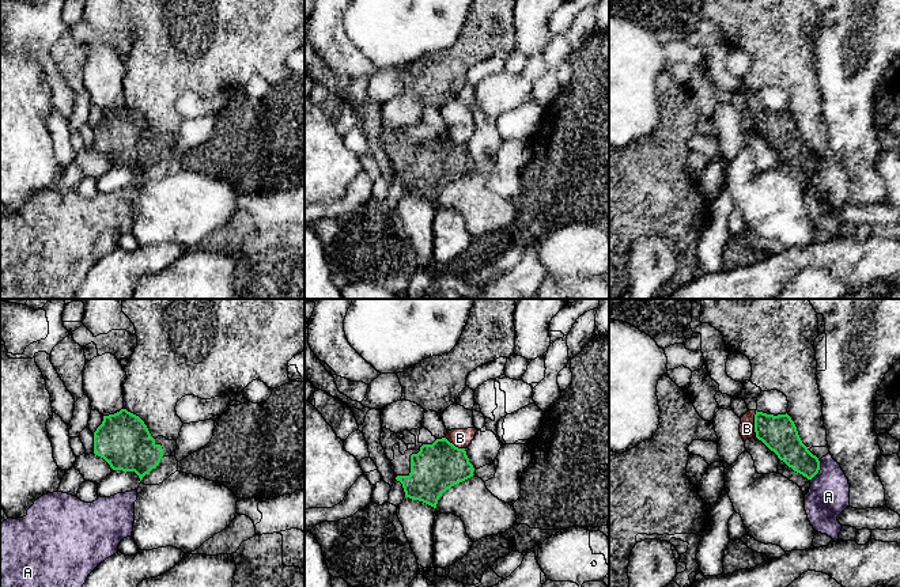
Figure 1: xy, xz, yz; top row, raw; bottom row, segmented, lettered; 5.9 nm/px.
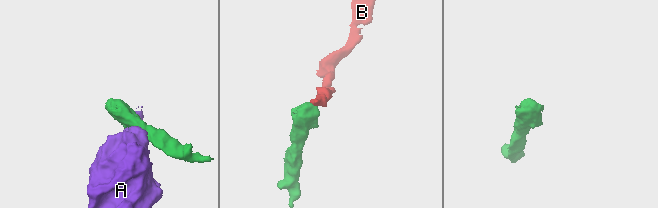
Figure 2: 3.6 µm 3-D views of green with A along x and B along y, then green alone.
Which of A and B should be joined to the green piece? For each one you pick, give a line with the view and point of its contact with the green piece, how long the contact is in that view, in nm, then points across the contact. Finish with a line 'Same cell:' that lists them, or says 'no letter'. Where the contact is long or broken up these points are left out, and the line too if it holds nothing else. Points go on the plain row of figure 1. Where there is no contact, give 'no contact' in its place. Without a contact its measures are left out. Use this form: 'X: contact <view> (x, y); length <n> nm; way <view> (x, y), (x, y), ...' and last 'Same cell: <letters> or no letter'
Same cell: no letter

